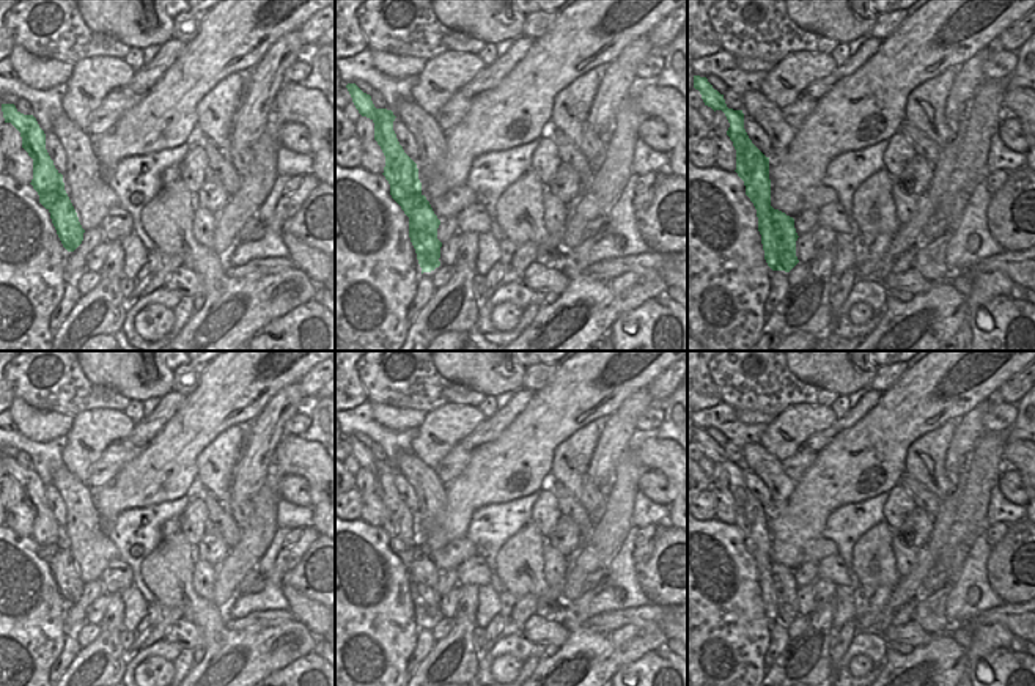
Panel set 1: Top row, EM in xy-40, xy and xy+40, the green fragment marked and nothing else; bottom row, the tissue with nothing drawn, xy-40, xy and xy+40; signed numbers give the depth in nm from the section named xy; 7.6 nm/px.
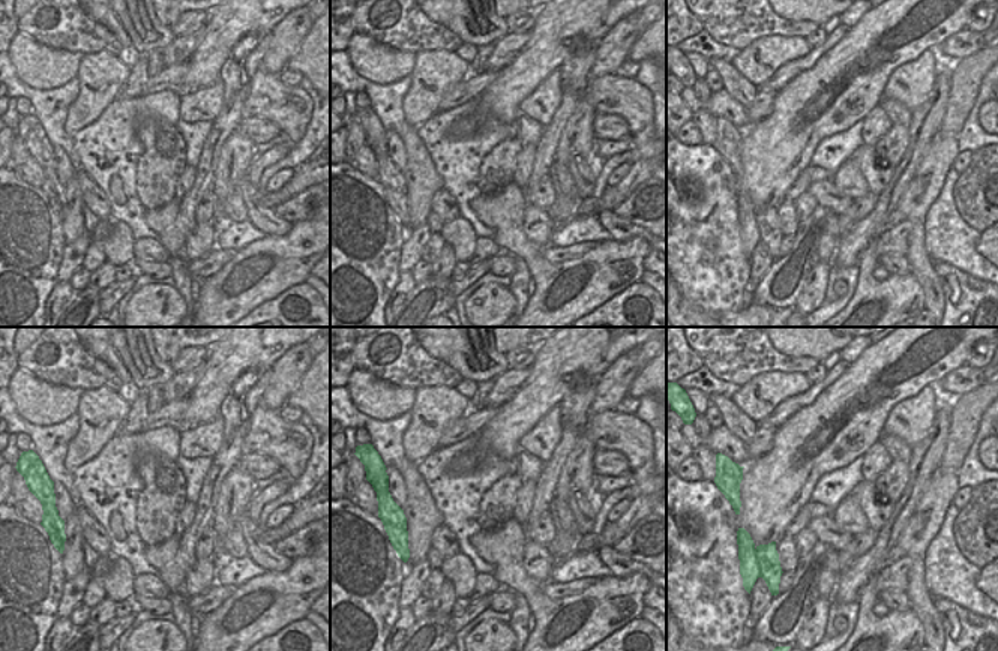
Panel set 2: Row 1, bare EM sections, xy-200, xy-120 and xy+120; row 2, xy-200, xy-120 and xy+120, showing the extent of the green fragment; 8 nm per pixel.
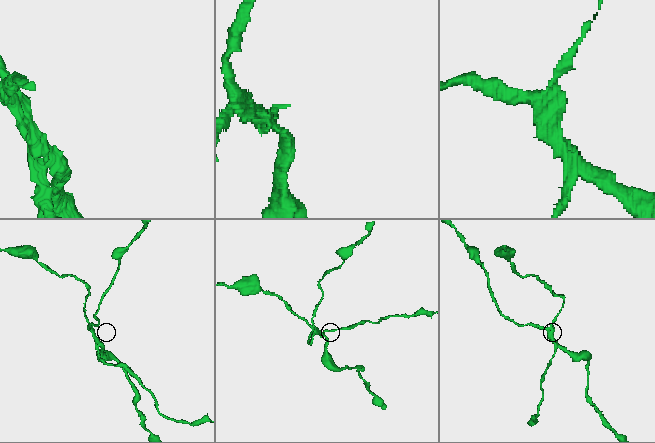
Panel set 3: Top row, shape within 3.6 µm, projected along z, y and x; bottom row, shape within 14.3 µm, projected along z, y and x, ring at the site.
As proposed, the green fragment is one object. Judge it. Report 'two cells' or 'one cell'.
two cells

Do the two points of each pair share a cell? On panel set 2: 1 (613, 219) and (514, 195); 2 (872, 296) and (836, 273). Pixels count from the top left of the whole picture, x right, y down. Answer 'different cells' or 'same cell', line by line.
1: different cells
2: different cells

